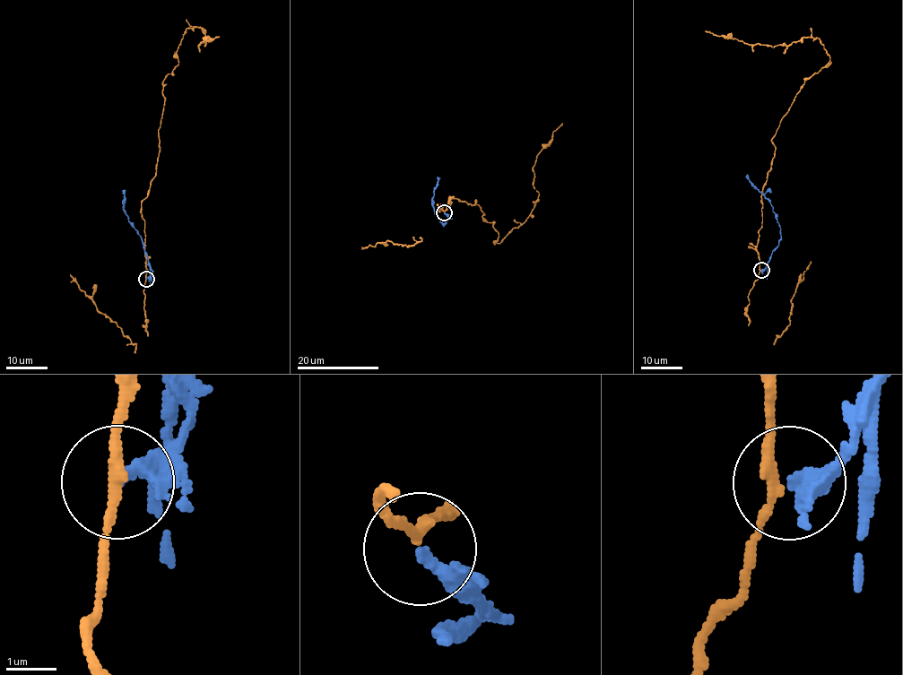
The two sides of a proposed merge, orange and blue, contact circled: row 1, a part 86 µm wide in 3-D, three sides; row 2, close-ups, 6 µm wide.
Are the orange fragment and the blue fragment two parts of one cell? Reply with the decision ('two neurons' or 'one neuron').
two neurons

